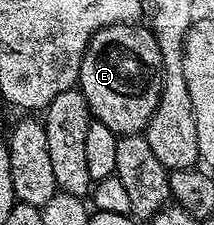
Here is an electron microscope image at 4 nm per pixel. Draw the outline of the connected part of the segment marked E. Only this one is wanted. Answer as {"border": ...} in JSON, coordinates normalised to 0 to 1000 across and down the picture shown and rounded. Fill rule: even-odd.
{"border":[[[556,102],[495,120],[411,187],[383,253],[364,400],[393,418],[435,533],[556,609],[650,600],[687,569],[706,520],[682,520],[682,484],[715,484],[720,449],[598,449],[598,378],[617,351],[654,342],[692,280],[748,293],[748,222],[710,160],[710,124],[654,102]]]}

